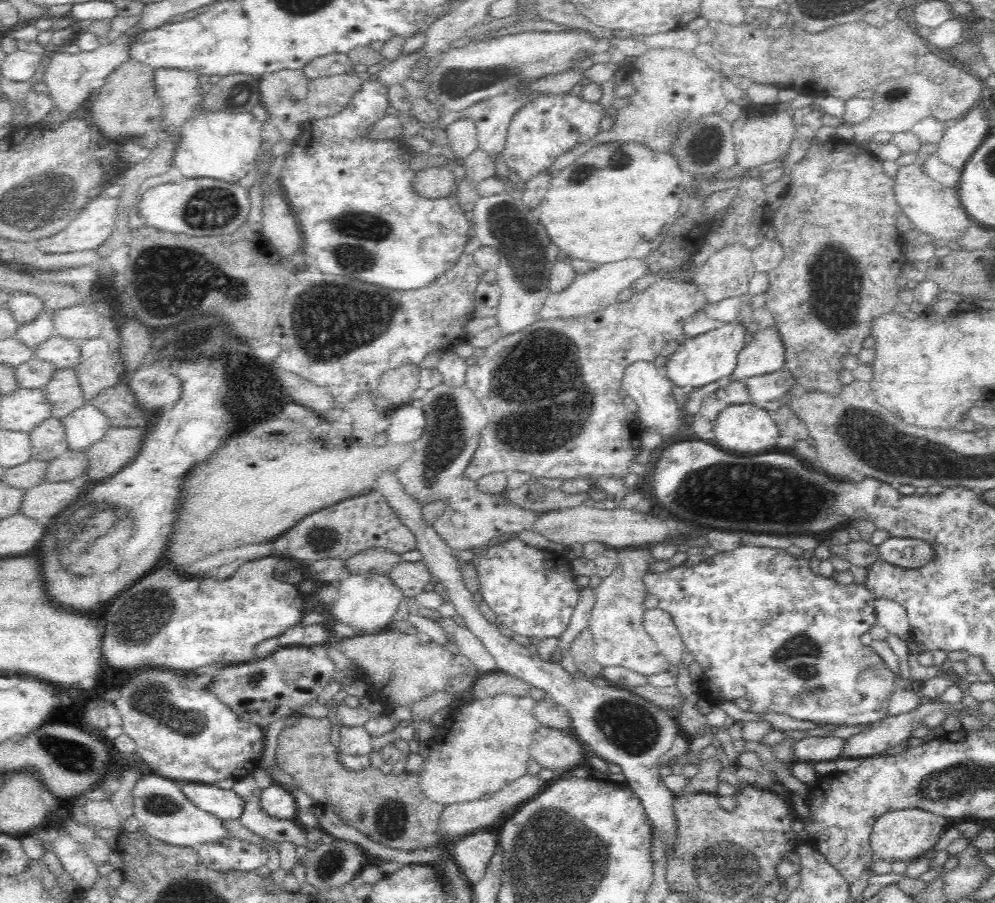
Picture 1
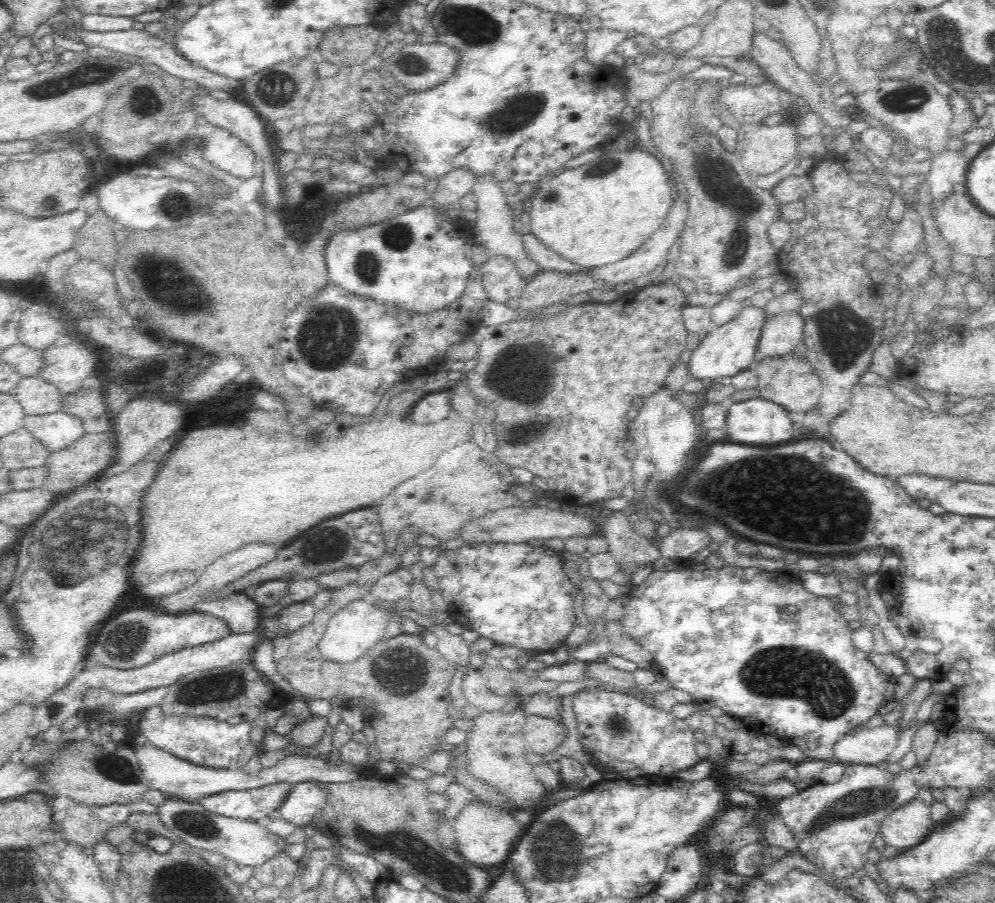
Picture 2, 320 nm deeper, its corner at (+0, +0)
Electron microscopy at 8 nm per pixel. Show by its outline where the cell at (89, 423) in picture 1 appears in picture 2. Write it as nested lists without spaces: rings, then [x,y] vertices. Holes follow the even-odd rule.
[[[54,412],[54,414],[40,414],[40,416],[24,416],[22,424],[28,433],[38,442],[42,442],[50,452],[64,450],[74,440],[82,436],[82,422],[74,416]]]

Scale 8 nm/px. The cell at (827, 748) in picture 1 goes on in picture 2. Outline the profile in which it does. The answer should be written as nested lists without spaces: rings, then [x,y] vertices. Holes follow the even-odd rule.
[[[898,723],[864,727],[840,740],[835,746],[835,761],[846,766],[884,767],[886,758],[895,751],[900,732]]]

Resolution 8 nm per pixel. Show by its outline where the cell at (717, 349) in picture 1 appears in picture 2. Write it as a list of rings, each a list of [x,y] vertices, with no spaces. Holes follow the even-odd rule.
[[[747,302],[739,314],[725,326],[720,326],[716,331],[702,339],[702,343],[692,352],[688,362],[689,374],[694,378],[711,379],[713,382],[722,376],[733,377],[740,374],[755,362],[756,350],[762,336],[762,330],[767,320],[765,308],[754,306]]]

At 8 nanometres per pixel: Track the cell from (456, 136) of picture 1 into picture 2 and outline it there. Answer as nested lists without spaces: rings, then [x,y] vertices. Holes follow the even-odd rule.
[[[456,169],[438,181],[432,197],[444,207],[457,208],[459,200],[473,192],[476,180],[468,169]]]

